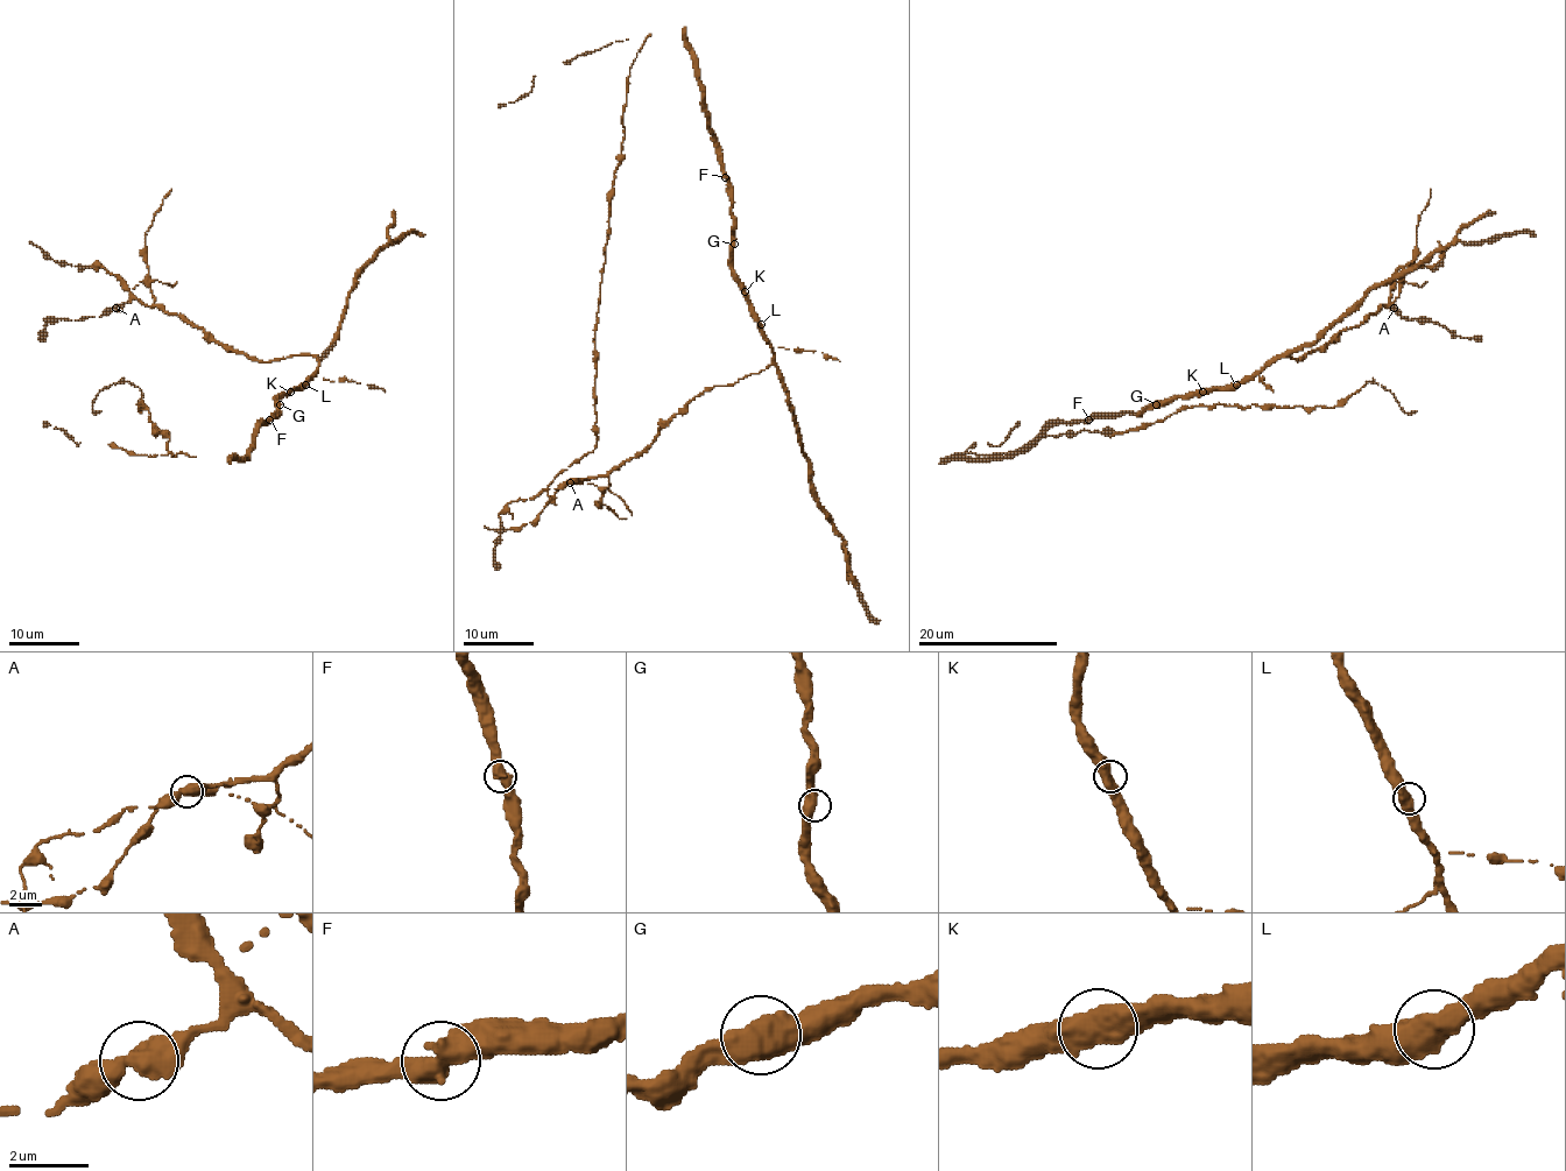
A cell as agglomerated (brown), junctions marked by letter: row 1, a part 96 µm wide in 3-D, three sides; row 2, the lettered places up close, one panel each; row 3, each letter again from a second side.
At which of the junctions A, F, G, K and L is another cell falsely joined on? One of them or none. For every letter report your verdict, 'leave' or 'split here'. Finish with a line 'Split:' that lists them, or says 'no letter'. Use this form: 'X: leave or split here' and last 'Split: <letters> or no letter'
A: leave
F: leave
G: leave
K: leave
L: leave
Split: no letter

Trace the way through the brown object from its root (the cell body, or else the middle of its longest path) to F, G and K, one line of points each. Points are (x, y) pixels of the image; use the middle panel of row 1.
F: (710, 125), (724, 177)
G: (710, 125), (729, 190), (734, 244)
K: (710, 125), (731, 200), (733, 277), (745, 291)

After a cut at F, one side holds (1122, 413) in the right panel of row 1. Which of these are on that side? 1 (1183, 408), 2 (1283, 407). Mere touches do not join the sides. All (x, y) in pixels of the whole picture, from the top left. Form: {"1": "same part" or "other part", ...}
{"1": "other part", "2": "other part"}

